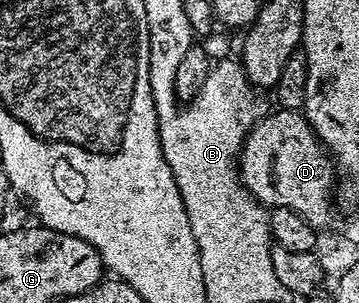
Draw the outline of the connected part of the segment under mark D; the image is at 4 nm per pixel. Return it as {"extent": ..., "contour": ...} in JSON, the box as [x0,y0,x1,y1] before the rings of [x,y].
{"extent":[239,108,337,228],"contour":[[[279,108],[268,114],[266,118],[262,118],[243,142],[243,149],[239,155],[239,169],[243,185],[256,202],[262,202],[268,208],[276,206],[289,208],[305,216],[305,220],[309,220],[309,224],[316,228],[330,224],[333,191],[337,186],[337,170],[326,146],[315,134],[314,128],[307,123],[306,114],[297,110]]]}

